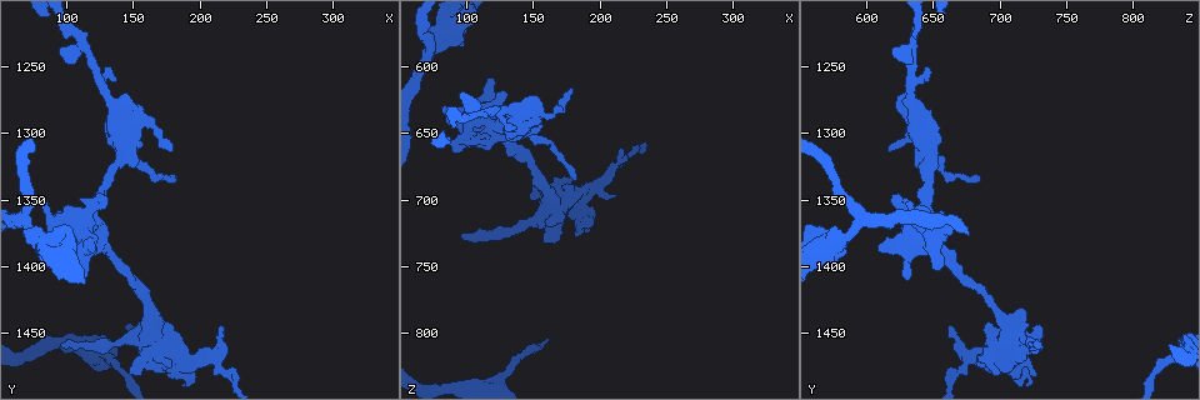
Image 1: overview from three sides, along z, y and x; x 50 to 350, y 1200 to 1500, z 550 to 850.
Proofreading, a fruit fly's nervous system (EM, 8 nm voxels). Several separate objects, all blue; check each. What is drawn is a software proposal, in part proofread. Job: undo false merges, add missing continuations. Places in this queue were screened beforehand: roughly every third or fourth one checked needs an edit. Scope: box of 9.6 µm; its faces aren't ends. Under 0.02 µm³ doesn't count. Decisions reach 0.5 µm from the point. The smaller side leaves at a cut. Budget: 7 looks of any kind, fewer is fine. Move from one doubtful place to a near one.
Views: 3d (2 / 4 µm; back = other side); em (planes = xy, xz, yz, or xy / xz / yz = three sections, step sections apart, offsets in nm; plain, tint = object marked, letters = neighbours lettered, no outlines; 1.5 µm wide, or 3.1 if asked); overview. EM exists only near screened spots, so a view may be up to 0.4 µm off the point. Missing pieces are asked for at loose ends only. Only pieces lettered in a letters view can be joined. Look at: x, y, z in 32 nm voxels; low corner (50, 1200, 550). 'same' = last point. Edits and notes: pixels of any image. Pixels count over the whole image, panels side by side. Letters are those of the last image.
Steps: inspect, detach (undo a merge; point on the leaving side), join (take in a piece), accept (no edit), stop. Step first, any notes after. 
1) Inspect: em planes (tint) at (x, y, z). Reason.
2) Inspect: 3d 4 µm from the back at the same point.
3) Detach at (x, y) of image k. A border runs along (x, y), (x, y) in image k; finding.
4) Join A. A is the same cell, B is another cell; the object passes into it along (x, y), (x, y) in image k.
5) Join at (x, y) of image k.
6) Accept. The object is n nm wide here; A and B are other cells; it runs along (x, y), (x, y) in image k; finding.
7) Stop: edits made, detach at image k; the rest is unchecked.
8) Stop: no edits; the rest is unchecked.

Inspect: em planes (plain) at (116, 1408, 630). An open end.

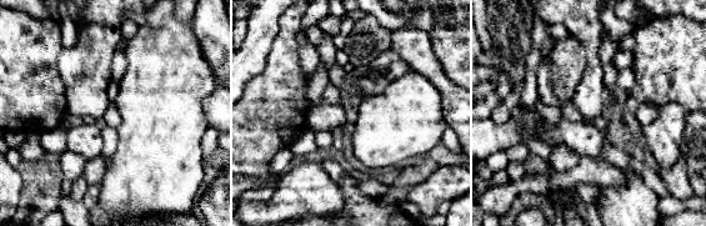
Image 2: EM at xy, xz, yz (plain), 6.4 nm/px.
Inspect: em planes (letters) at the same point.

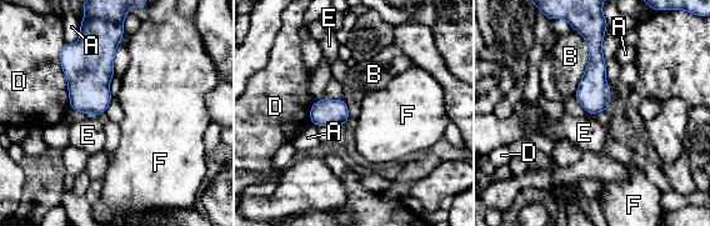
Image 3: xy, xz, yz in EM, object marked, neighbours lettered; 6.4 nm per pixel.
Accept. A, B, D, E and F are other cells; a border runs along (574, 29), (588, 48), (574, 98) in image 3; no lettered piece goes on from it.

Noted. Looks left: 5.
Inspect: em planes (letters) at (86, 1350, 634). An open end.

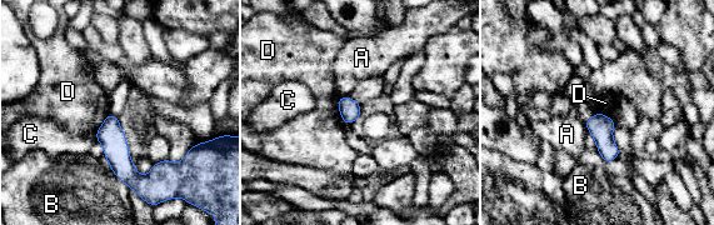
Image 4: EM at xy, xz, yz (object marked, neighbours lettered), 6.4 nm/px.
Accept. A, B, C and D are other cells; it runs along (99, 134), (138, 179), (170, 165) in image 4; no lettered piece goes on from it.

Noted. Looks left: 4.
Inspect: em planes (letters) at (98, 1238, 618). Branch stops here.

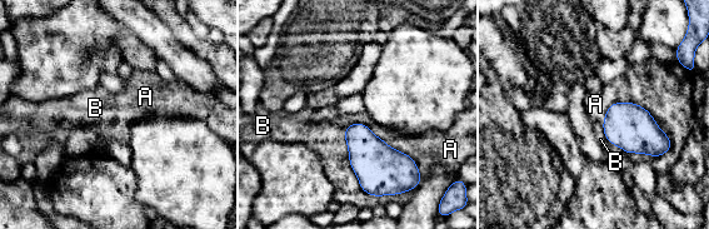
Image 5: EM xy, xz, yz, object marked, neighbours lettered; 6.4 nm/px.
Accept. A and B are other cells; a border runs along (351, 123), (364, 123), (409, 155) in image 5; none of them fits.

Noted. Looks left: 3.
Stop: no edits; the rest is unchecked.

